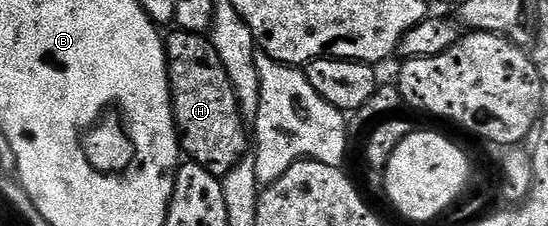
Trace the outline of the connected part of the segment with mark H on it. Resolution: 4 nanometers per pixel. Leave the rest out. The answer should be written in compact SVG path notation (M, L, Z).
M173 29L170 35L166 34L164 41L169 61L169 100L173 103L173 123L177 127L177 142L181 145L184 158L198 163L207 169L207 173L218 177L231 173L231 169L235 169L235 165L246 158L251 143L247 138L247 120L241 115L231 77L227 77L227 69L223 69L223 61L219 61L215 45L205 35L180 29Z

